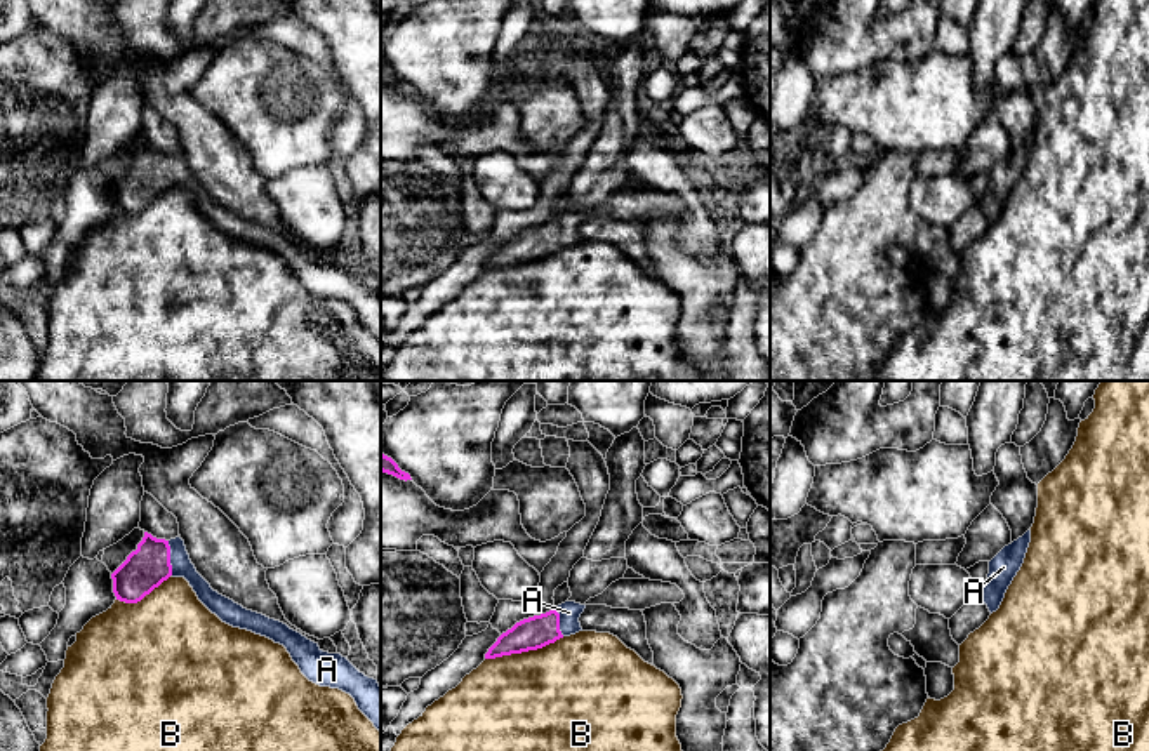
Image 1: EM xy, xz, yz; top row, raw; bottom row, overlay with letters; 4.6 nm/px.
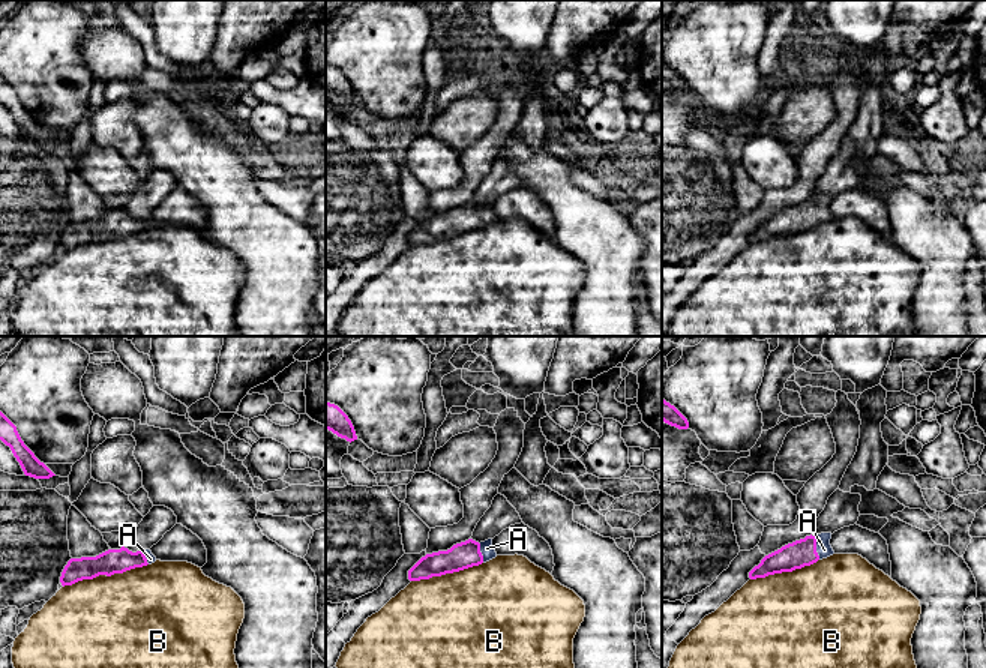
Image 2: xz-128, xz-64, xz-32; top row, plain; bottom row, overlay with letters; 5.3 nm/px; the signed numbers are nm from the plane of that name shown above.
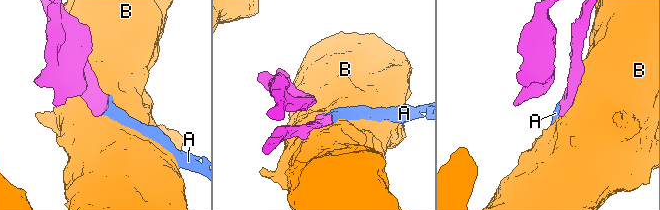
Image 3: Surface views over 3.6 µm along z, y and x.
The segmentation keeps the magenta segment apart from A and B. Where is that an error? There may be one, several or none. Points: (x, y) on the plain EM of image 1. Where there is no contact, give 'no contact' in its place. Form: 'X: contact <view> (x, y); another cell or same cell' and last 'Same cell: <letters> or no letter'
A: contact xy (169, 169); same cell
B: contact xz (524, 261); another cell
Same cell: A

